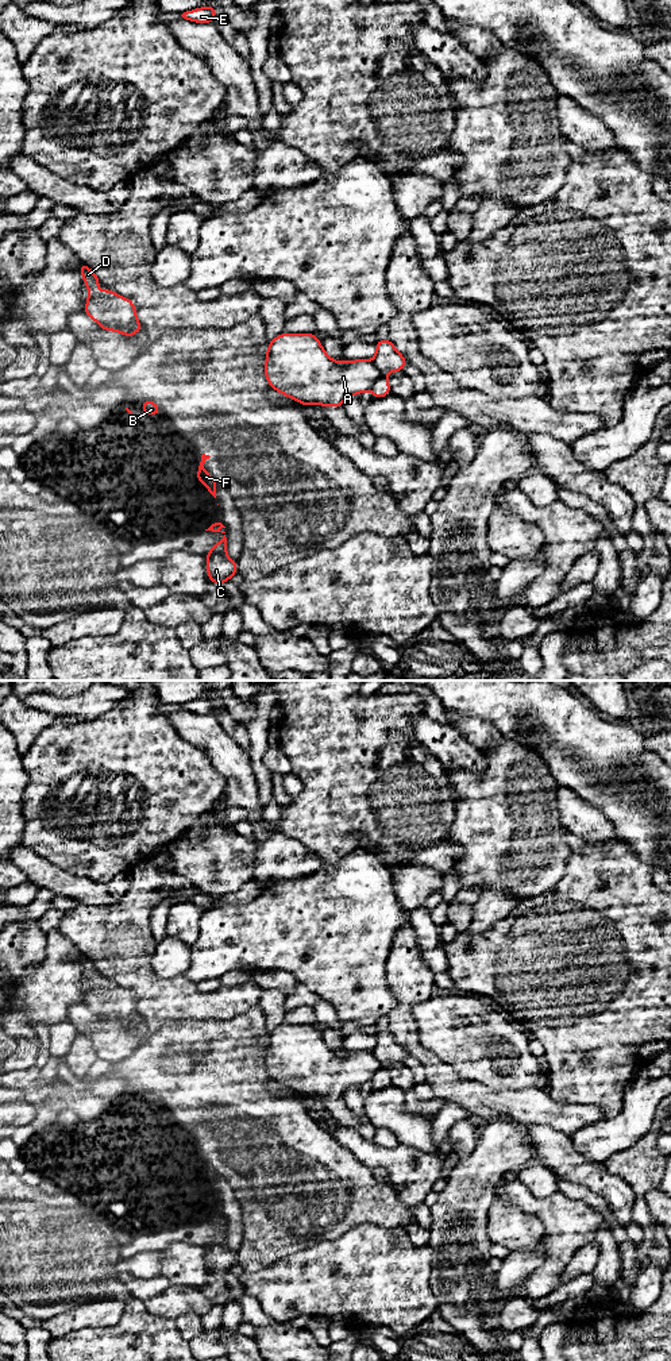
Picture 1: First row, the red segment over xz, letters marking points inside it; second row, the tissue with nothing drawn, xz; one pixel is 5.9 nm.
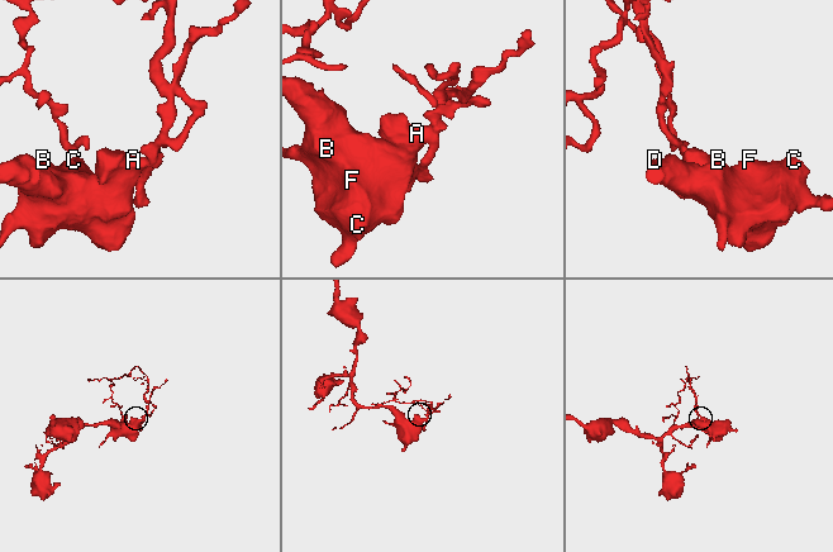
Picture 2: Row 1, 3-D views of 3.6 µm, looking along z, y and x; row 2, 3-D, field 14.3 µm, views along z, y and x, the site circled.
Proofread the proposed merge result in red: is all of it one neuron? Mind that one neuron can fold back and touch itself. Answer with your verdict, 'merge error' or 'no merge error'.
merge error

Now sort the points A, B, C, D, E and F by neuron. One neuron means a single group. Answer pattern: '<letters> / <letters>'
A B C D F / E

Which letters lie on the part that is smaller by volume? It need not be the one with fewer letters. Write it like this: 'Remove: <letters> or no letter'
Remove: E

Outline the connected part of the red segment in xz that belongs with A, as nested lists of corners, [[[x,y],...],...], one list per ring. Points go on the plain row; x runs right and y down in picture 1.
[[[281,1025],[269,1033],[265,1067],[271,1080],[296,1091],[301,1096],[342,1099],[348,1087],[359,1087],[371,1080],[381,1064],[370,1052],[344,1052],[338,1055],[327,1046],[315,1025]]]

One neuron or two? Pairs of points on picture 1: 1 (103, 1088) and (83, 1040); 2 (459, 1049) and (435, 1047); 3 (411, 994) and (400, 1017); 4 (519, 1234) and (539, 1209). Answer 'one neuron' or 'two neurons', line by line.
1: two neurons
2: one neuron
3: one neuron
4: two neurons

